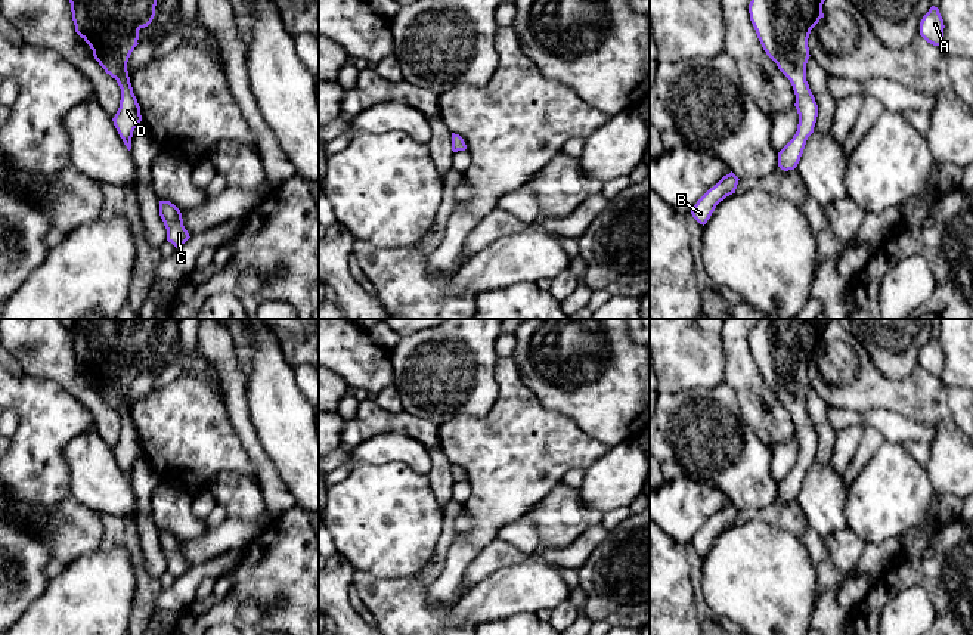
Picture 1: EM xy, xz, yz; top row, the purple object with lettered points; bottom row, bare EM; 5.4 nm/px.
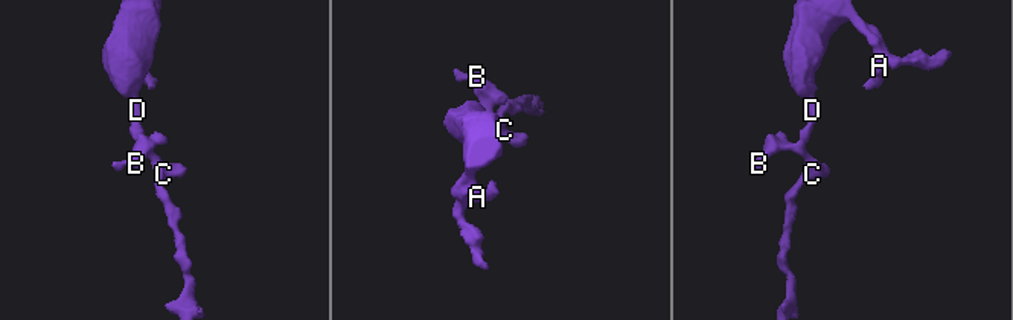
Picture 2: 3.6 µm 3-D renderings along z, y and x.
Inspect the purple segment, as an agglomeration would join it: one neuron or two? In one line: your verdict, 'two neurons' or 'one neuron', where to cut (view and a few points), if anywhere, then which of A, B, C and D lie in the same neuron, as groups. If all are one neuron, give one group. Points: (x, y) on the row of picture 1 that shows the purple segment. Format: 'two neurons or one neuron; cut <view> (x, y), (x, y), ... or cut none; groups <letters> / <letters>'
one neuron; cut none; groups A B C D

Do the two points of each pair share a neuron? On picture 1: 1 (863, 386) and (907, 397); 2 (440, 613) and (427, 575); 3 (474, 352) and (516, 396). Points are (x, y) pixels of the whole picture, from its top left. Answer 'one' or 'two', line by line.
1: one
2: two
3: two

